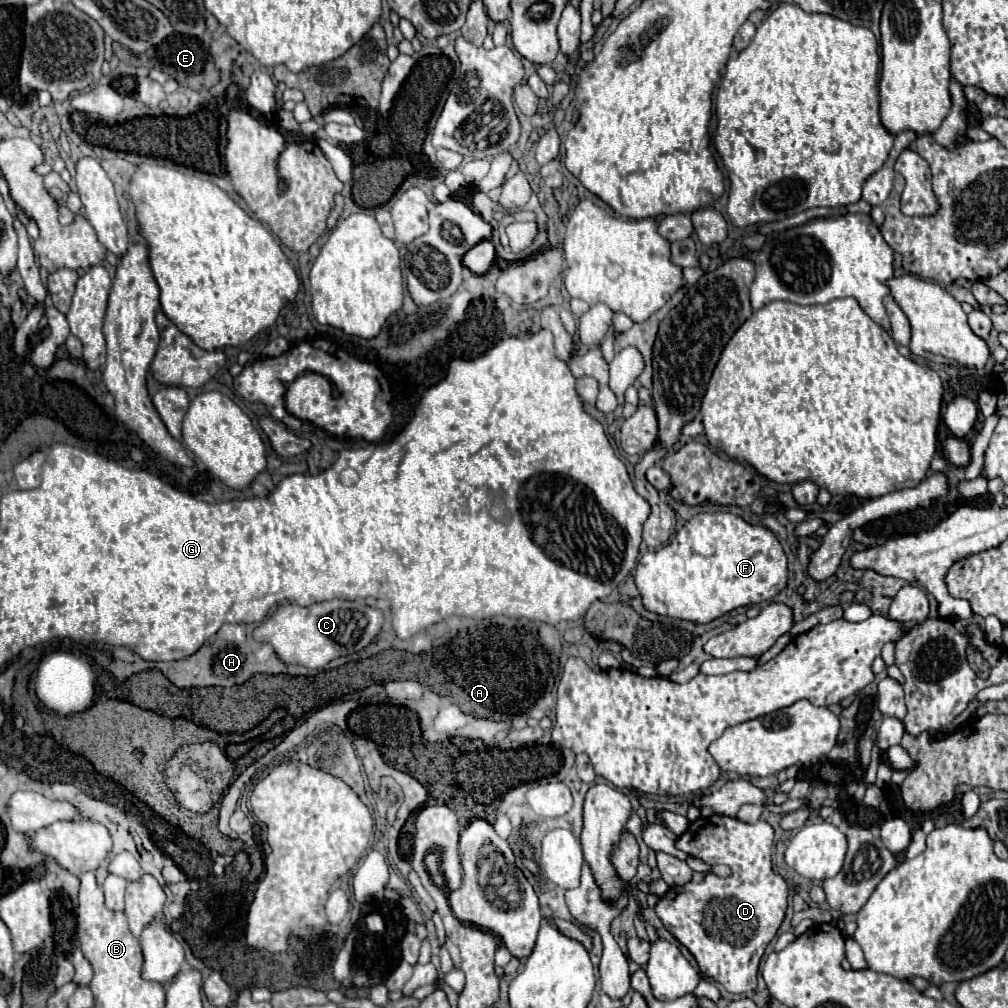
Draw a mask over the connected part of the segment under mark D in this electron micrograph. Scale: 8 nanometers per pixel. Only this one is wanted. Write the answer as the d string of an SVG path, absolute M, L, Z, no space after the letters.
M717 816L717 824L713 824L709 818L699 818L677 840L677 848L709 864L727 864L731 868L731 876L717 878L713 874L707 874L707 878L701 884L673 886L667 890L665 896L659 898L655 906L655 912L661 918L663 926L695 956L701 974L715 978L731 994L755 992L759 960L767 944L773 940L777 928L781 926L787 910L787 884L771 868L771 844L773 828L763 820L755 824L745 824L737 818Z

